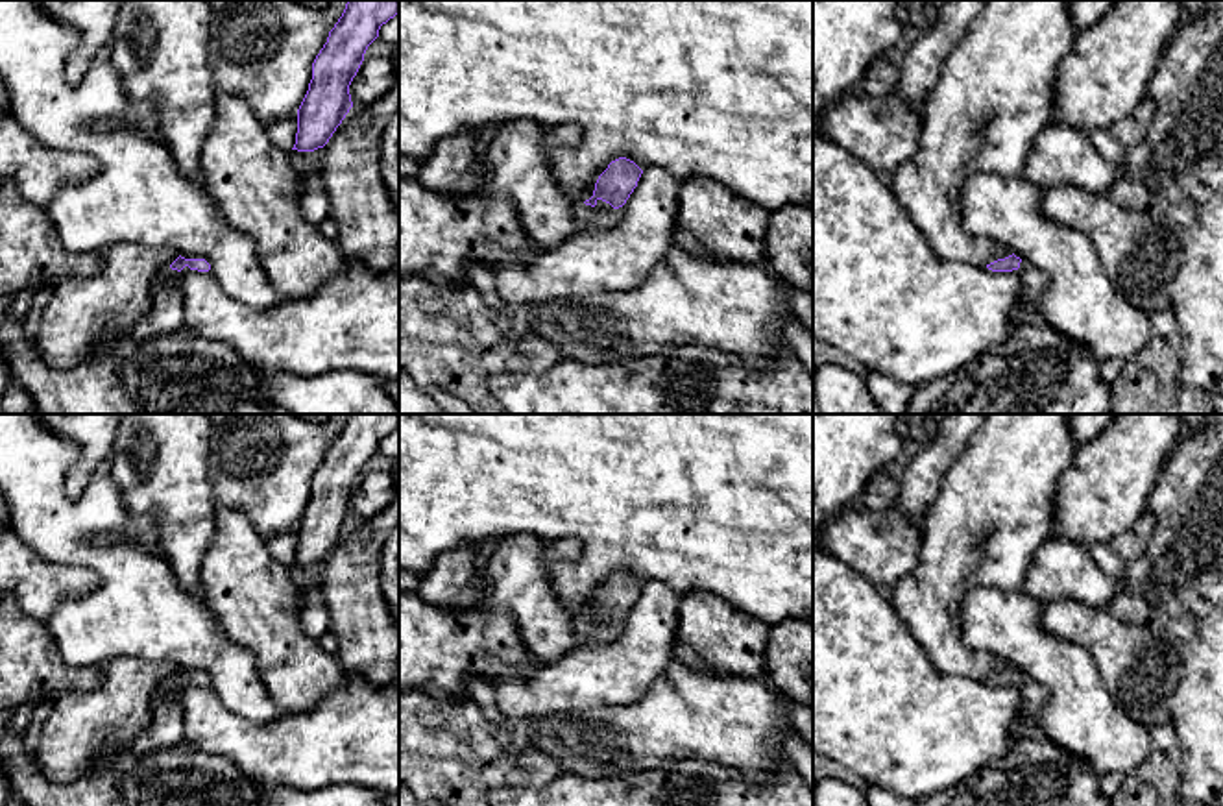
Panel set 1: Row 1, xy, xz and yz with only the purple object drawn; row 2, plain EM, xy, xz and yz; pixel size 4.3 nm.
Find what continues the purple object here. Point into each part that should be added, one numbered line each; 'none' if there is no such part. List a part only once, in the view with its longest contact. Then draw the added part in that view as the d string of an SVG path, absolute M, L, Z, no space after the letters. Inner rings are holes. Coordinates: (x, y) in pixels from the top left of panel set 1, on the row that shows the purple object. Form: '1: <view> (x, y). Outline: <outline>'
1: xy (167, 313). Outline: M170 266L163 268L151 285L151 307L146 316L133 329L137 338L151 338L176 331L185 322L183 296L177 277L190 270L185 266L181 272Z

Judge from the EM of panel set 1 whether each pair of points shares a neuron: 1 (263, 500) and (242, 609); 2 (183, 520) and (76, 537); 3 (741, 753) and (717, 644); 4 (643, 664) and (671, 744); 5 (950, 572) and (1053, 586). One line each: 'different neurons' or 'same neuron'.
1: different neurons
2: different neurons
3: different neurons
4: different neurons
5: different neurons

